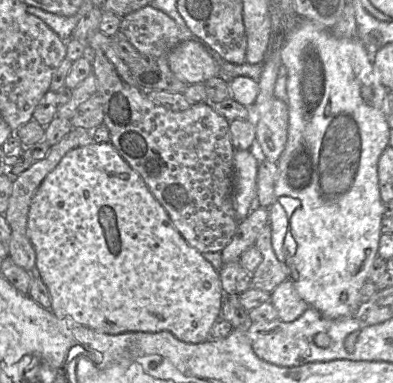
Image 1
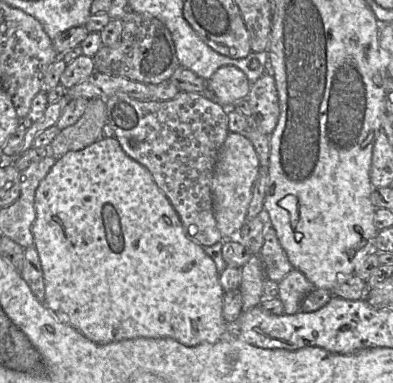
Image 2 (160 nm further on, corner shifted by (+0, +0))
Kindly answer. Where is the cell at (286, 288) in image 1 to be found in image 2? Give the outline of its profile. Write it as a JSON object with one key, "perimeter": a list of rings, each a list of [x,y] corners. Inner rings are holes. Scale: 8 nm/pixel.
{"perimeter":[[[292,269],[280,282],[278,297],[284,305],[285,314],[300,311],[304,298],[313,290],[313,283],[299,270]]]}

